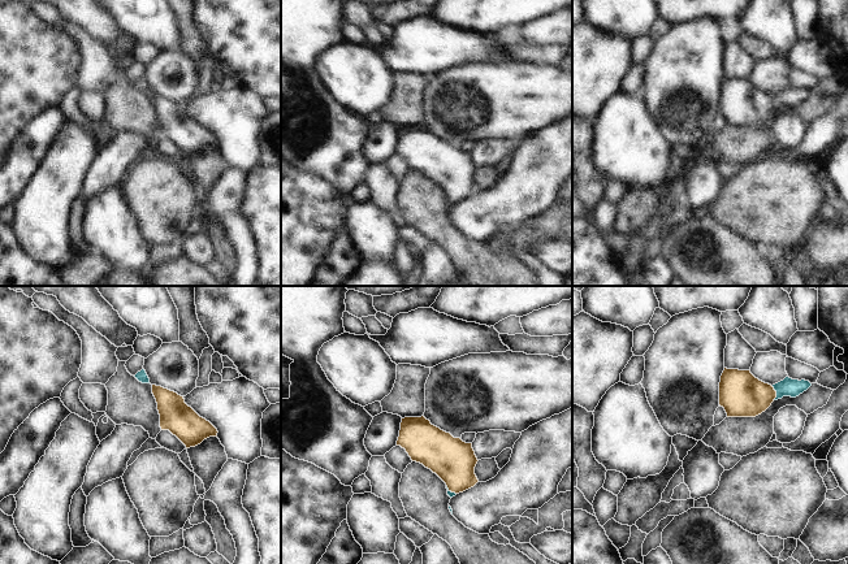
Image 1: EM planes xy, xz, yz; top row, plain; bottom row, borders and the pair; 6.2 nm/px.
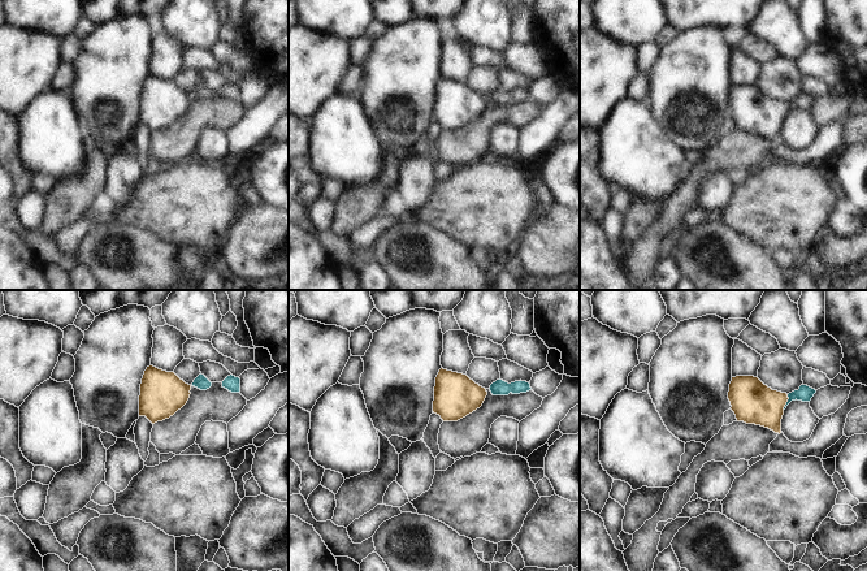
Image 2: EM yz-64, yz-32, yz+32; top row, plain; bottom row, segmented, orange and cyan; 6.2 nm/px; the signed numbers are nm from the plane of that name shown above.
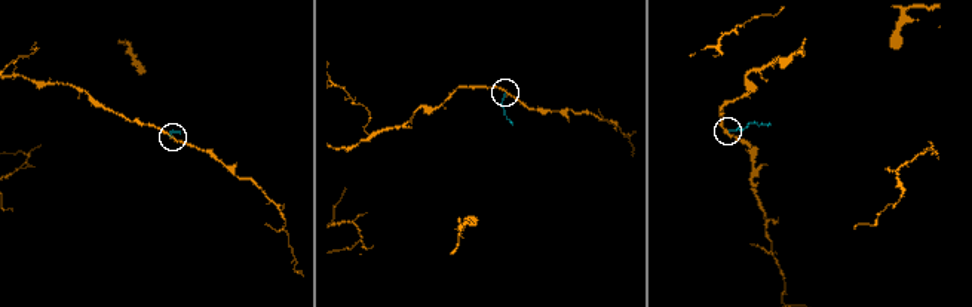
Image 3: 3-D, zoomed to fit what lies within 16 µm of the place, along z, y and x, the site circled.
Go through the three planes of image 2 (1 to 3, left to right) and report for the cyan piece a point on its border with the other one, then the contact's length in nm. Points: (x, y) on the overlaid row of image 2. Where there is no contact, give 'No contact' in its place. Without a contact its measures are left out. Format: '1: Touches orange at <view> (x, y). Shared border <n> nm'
1: No contact
2: No contact
3: Touches orange at yz+32 (787, 401). Shared border 100 nm

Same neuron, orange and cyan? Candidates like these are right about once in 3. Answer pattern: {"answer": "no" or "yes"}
{"answer": "yes"}

